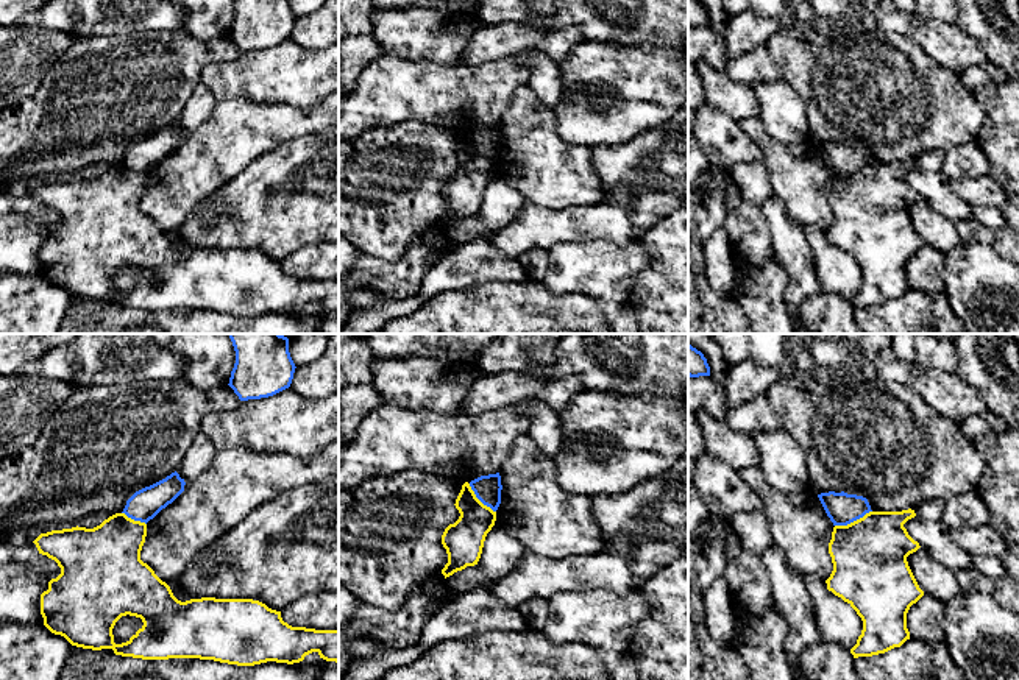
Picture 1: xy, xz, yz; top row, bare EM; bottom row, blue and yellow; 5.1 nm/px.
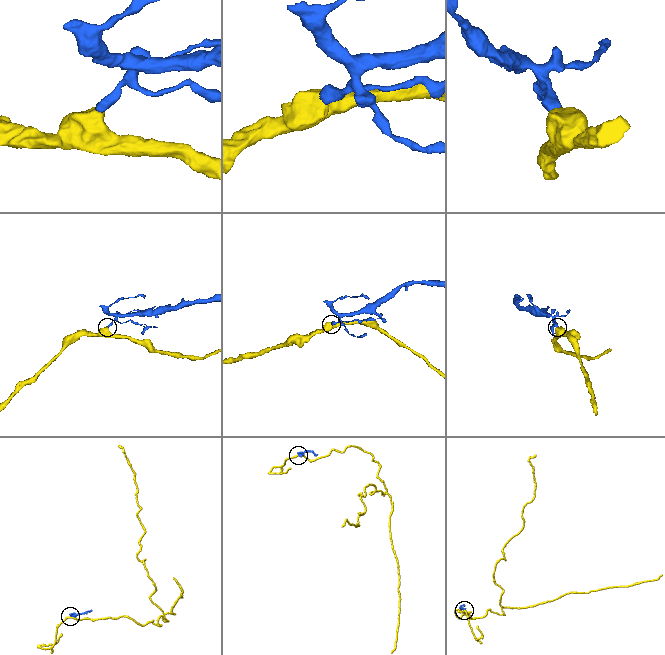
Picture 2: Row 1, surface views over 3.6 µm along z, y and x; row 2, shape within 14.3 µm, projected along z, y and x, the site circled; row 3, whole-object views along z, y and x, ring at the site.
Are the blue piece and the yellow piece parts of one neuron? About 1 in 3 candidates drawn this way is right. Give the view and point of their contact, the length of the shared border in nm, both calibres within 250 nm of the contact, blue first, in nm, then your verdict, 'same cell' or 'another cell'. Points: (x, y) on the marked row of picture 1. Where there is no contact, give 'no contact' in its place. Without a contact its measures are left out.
yz (852, 521) | 200 nm | 160/380 nm | another cell

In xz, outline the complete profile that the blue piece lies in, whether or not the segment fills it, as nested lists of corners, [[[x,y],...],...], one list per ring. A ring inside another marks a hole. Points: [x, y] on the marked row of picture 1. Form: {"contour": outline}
{"contour": [[[488,474],[481,476],[470,482],[471,490],[474,491],[476,498],[487,507],[490,507],[493,512],[498,510],[501,504],[501,476]]]}

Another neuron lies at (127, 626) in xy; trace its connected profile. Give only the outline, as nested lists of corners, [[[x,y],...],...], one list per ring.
[[[130,614],[122,616],[112,629],[114,643],[122,644],[130,641],[130,638],[136,635],[136,632],[142,629],[142,625],[144,622],[140,618],[130,616]]]

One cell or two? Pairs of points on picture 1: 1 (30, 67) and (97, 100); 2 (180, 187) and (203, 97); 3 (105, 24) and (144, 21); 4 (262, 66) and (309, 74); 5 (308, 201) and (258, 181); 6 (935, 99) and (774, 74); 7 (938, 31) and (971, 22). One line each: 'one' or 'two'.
1: two
2: two
3: one
4: one
5: one
6: two
7: two

